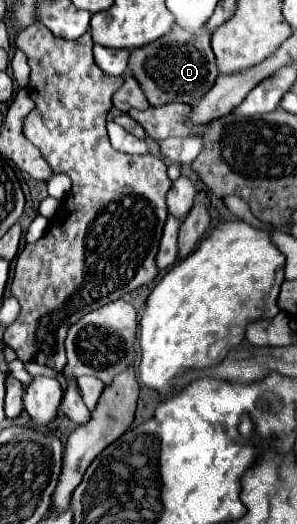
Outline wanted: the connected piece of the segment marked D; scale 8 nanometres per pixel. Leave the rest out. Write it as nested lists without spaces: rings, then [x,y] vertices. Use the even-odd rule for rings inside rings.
[[[175,26],[169,34],[161,36],[153,44],[133,50],[129,70],[139,80],[151,106],[161,106],[169,102],[195,104],[213,86],[219,74],[215,66],[215,56],[209,46],[209,34],[203,32],[193,36],[179,26]]]

